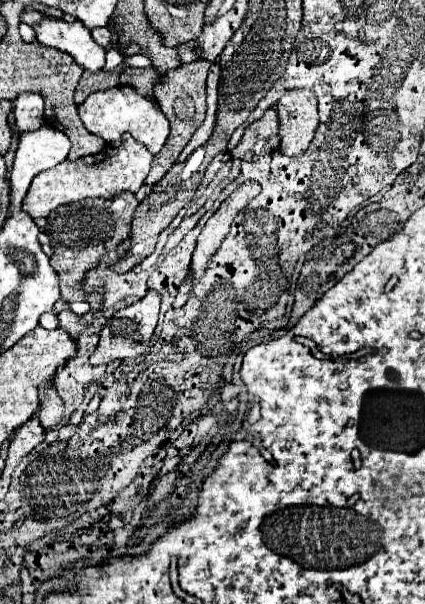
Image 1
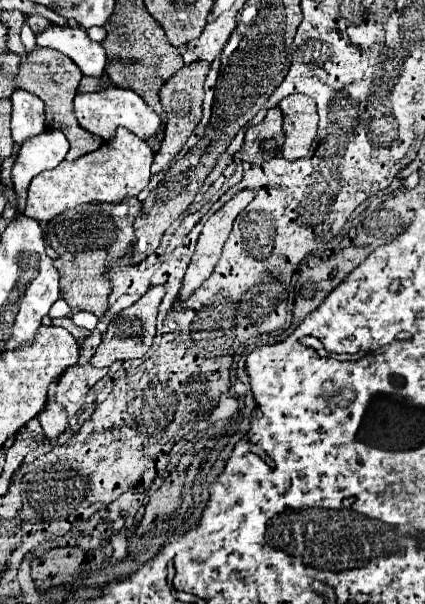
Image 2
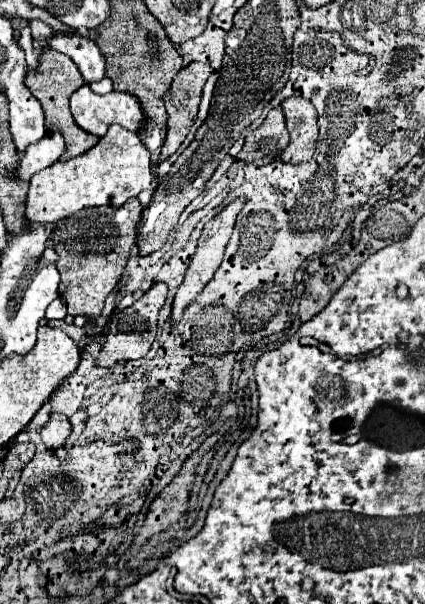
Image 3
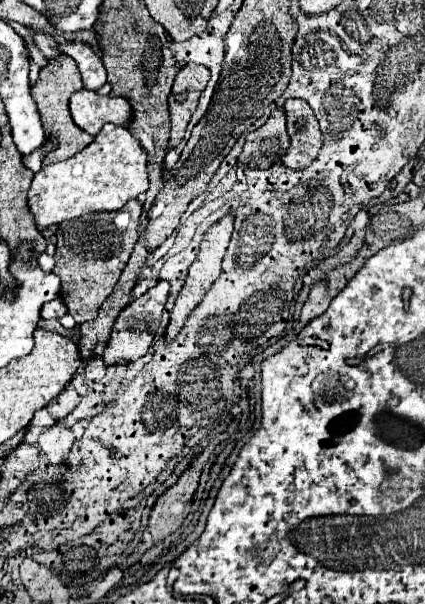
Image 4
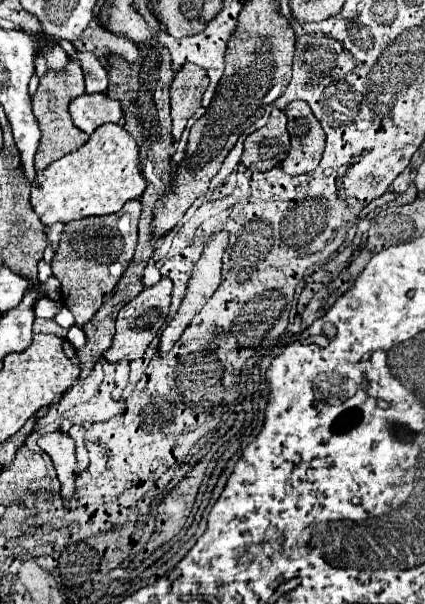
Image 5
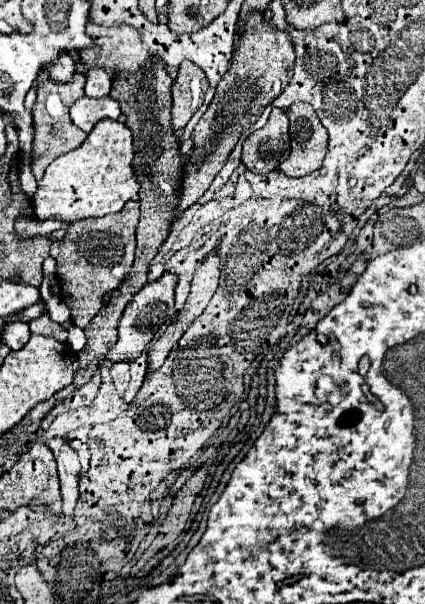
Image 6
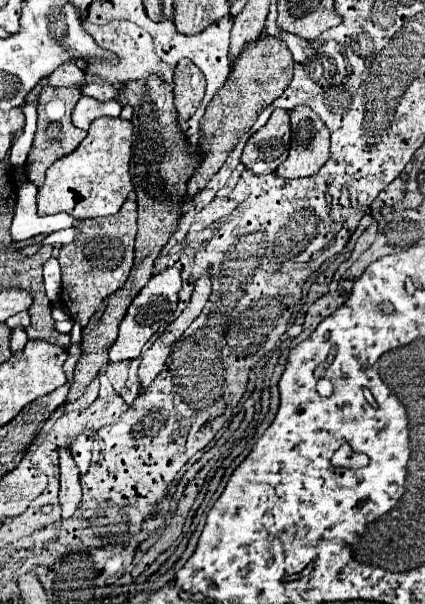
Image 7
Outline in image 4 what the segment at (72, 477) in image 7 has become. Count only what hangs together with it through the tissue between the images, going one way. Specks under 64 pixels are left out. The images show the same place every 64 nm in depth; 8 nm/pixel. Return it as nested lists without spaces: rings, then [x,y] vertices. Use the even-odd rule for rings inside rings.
[[[56,422],[50,430],[40,434],[38,444],[40,444],[42,452],[48,456],[48,460],[60,472],[64,472],[68,468],[68,456],[70,456],[72,444],[74,444],[74,434],[70,428],[66,428],[62,422]]]

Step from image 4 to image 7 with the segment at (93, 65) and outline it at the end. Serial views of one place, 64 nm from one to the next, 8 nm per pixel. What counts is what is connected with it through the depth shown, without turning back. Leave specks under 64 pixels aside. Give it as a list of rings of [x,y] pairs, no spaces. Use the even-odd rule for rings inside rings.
[[[100,78],[92,80],[90,84],[86,84],[86,86],[82,88],[82,94],[86,94],[86,96],[92,96],[92,98],[96,98],[98,102],[116,100],[116,96],[118,96],[116,88],[110,88],[110,84],[104,84],[104,80],[100,80]]]

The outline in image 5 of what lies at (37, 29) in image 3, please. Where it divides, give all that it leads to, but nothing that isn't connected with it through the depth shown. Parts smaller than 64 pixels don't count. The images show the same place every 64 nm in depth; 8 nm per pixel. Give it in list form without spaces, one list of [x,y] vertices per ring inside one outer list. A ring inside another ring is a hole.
[[[54,46],[52,48],[52,52],[46,52],[46,66],[48,66],[48,70],[58,70],[58,72],[62,72],[66,66],[64,64],[68,64],[68,54],[60,48],[60,46]]]

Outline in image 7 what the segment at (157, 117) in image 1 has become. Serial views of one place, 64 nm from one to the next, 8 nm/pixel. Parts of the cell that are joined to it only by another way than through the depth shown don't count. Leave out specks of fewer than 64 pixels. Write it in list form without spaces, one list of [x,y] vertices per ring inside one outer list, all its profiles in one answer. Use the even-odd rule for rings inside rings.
[[[82,96],[72,112],[72,122],[76,128],[82,128],[82,130],[88,130],[90,122],[100,118],[100,116],[118,116],[122,110],[122,106],[116,102],[116,100],[110,100],[110,102],[98,102],[94,98],[88,98],[88,96]]]

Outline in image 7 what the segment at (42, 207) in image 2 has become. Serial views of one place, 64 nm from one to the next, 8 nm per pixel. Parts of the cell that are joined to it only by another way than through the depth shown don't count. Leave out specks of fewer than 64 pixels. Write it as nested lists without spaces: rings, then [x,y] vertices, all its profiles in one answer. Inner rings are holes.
[[[102,116],[94,120],[80,146],[48,168],[42,188],[38,188],[38,214],[48,216],[68,212],[80,220],[116,214],[134,190],[130,178],[132,140],[134,130],[130,120],[120,116]]]

